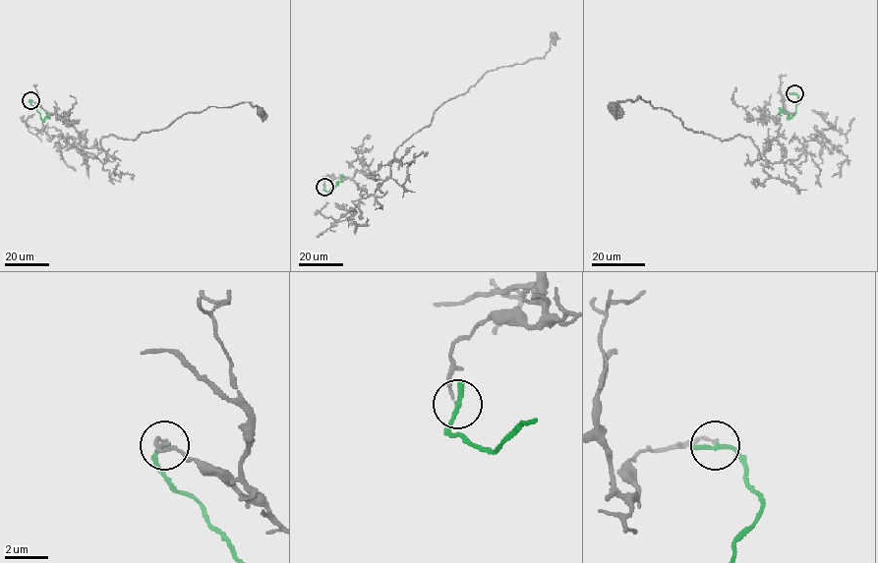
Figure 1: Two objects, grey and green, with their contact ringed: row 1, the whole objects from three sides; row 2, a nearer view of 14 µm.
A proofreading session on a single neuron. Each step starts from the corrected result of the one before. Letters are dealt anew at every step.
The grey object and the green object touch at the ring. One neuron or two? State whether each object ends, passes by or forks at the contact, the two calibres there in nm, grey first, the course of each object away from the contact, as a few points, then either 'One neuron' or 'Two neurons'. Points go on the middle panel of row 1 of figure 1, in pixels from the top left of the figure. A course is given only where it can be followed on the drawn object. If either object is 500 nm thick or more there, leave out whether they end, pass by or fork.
At the ring grey ends. At the ring green ends. Thickness 110 nm (grey) against 240 nm. Course of grey: (324, 187), (361, 170), (384, 180), (397, 148), (435, 110), (488, 71), (542, 58), (554, 36). Course of green: (324, 187), (327, 192), (334, 189), (342, 176). Two neurons

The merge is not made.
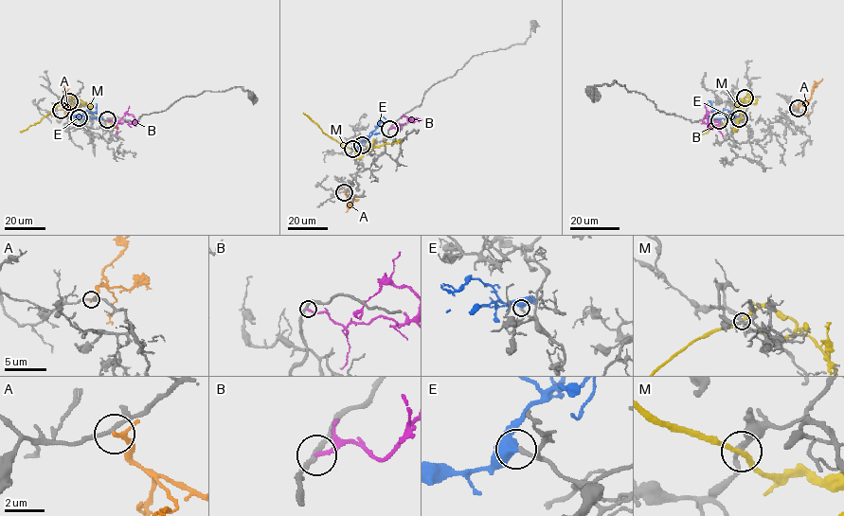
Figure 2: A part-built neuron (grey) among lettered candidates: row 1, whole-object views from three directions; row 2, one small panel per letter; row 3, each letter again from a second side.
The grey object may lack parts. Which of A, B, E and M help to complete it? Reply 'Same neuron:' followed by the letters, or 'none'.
Same neuron: E

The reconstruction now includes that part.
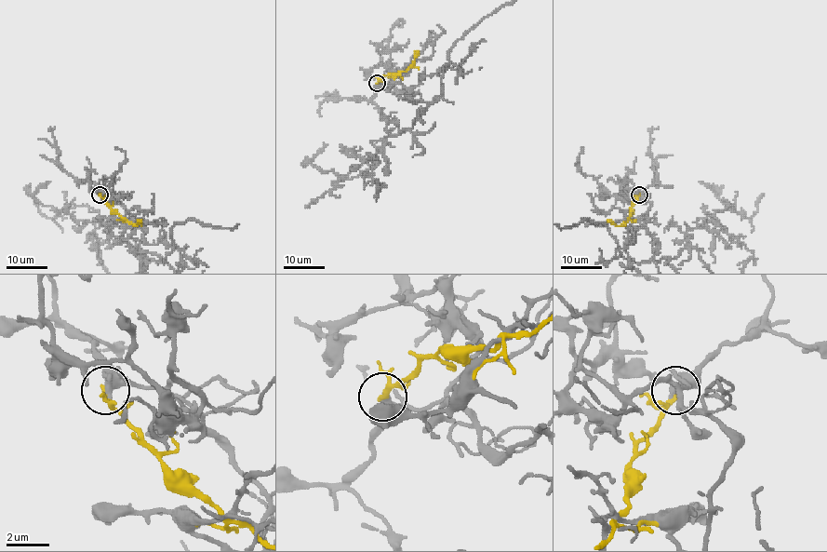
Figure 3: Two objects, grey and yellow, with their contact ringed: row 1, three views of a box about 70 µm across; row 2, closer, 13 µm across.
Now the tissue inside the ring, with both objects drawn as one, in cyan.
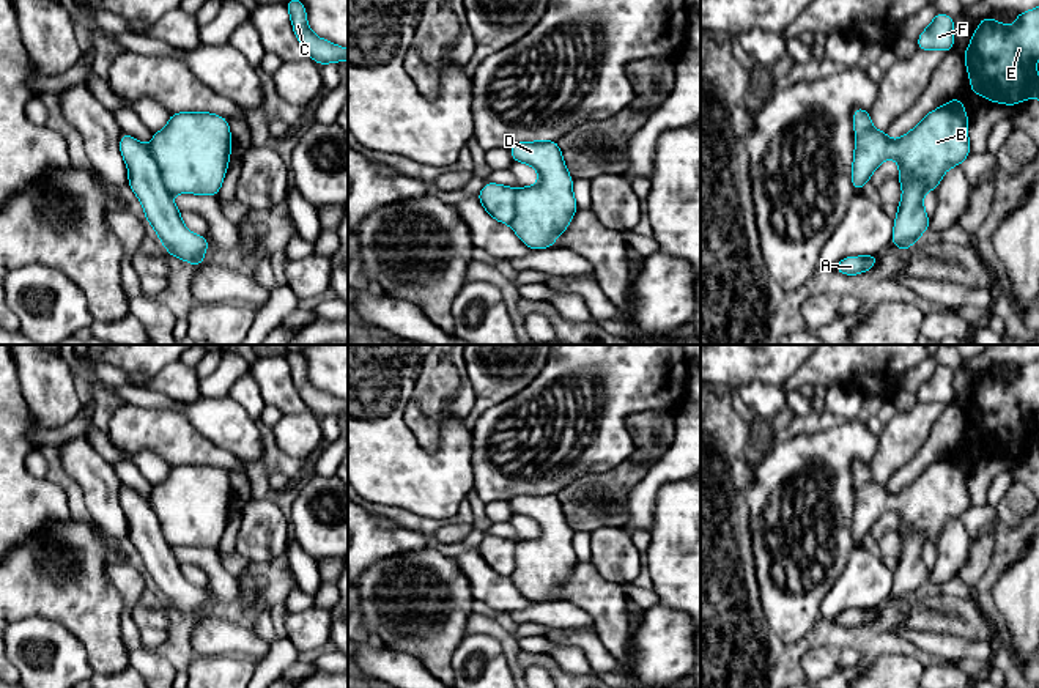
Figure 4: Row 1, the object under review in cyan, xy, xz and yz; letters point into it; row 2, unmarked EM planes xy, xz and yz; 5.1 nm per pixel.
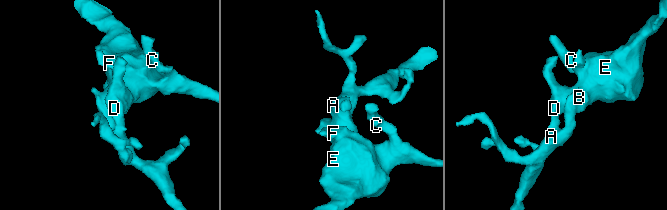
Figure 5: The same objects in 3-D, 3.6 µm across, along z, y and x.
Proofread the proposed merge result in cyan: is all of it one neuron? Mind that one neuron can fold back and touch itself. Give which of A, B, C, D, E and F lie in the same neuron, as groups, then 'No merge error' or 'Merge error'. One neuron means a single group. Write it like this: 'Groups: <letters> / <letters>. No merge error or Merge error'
Groups: A / B C D E F. Merge error

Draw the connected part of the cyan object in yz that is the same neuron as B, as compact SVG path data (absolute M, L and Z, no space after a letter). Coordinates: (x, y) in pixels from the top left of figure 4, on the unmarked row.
M957 449L929 464L910 485L891 493L872 479L869 463L853 461L855 505L852 537L858 545L886 512L899 515L900 532L916 532L935 543L946 523L960 518L968 507L968 469Z

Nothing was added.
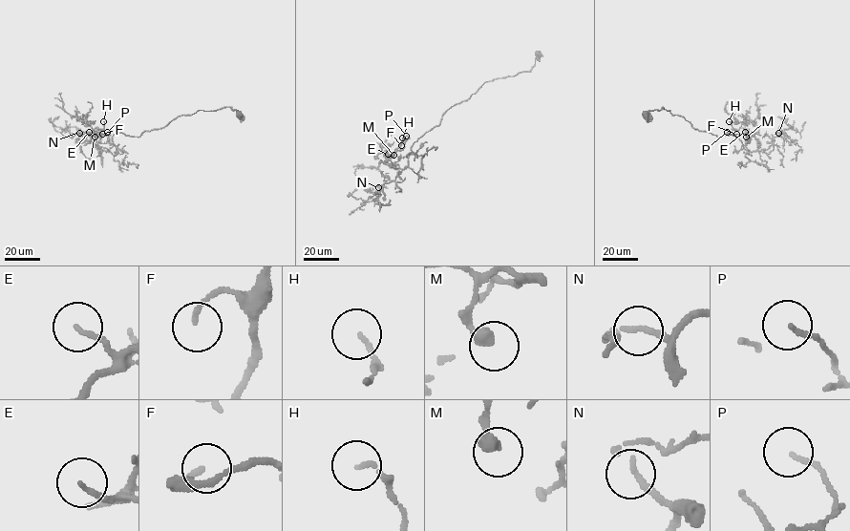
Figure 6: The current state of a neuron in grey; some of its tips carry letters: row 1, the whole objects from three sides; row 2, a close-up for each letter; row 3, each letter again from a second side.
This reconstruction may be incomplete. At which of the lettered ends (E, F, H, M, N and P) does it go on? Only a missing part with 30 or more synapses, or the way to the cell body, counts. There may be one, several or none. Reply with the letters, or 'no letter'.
N

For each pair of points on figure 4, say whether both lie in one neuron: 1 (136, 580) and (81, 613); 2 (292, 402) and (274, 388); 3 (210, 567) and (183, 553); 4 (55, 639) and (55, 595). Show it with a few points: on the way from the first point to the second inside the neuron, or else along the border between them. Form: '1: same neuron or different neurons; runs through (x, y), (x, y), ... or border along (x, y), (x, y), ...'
1: different neurons; border along (110, 559), (106, 577), (123, 603), (120, 627)
2: same neuron; runs through (287, 399), (279, 391)
3: same neuron; runs through (203, 561), (199, 556), (189, 554)
4: different neurons; border along (18, 621), (27, 617), (54, 619), (84, 644)

